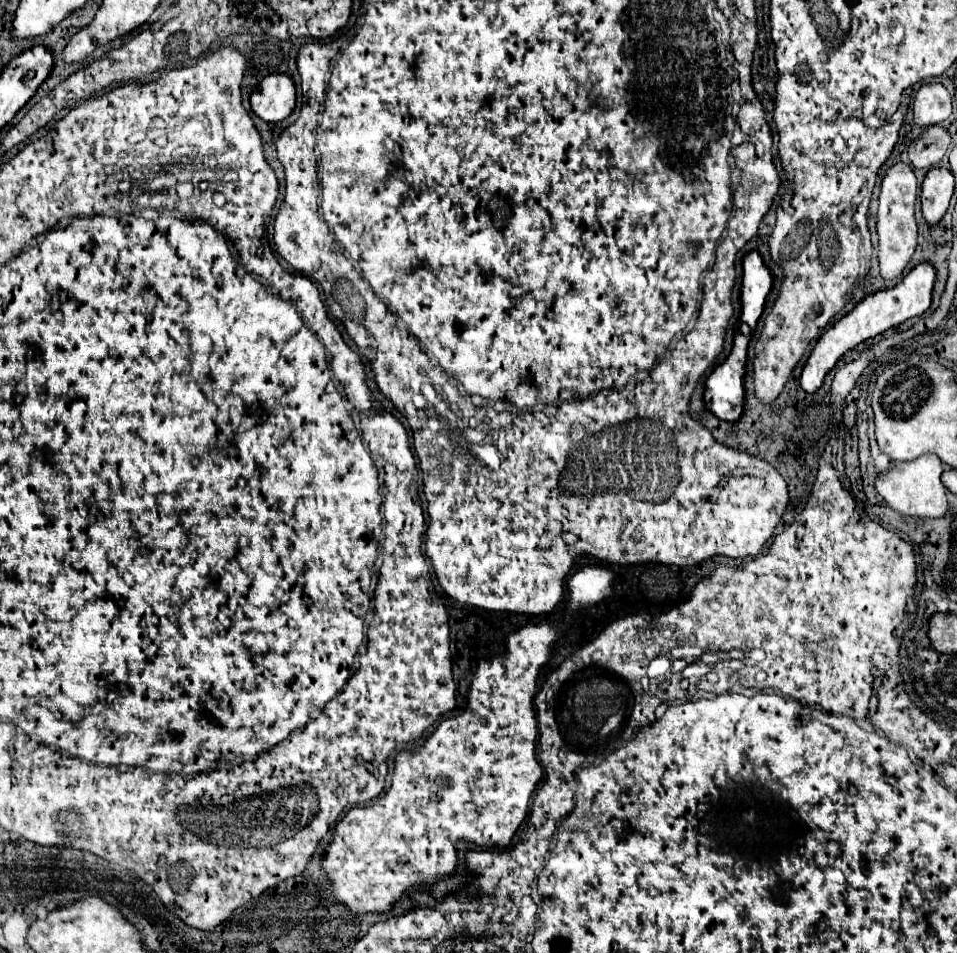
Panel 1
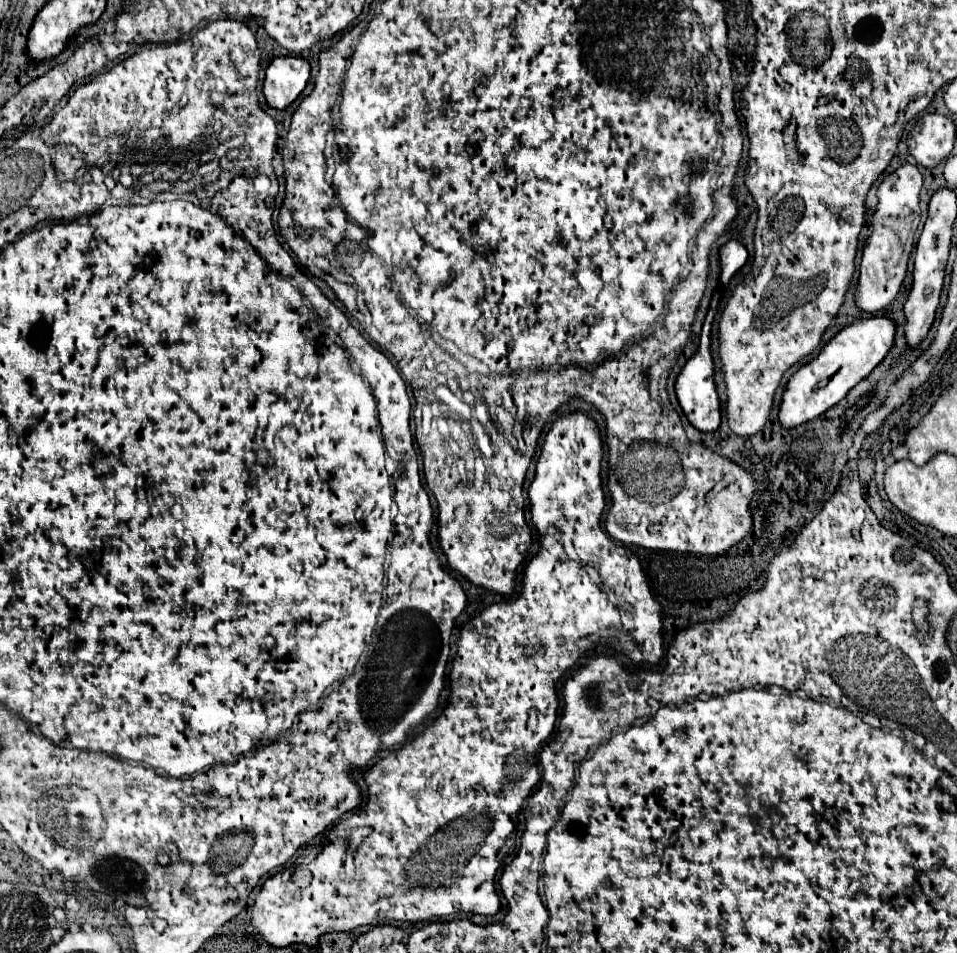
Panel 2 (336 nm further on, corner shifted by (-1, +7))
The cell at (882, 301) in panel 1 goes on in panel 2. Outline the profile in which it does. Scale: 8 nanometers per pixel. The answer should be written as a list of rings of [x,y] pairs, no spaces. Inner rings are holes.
[[[889,316],[859,318],[853,324],[839,330],[809,364],[801,366],[789,378],[779,410],[781,424],[785,428],[799,426],[835,406],[839,400],[847,396],[847,392],[855,384],[859,384],[885,358],[893,342],[895,342],[895,322]]]

